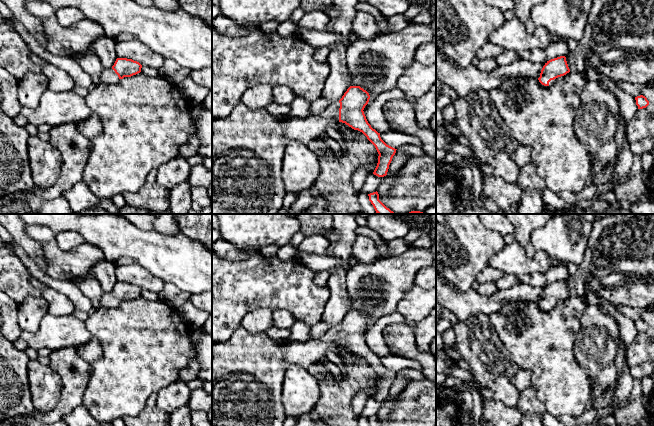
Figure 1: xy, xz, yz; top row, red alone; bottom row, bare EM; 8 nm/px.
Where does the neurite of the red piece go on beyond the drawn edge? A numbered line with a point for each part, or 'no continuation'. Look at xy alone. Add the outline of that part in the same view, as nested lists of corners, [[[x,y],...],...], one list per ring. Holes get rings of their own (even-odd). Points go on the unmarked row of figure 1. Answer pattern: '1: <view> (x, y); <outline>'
1: xy (108, 300); [[[103,292],[100,298],[99,307],[104,308],[116,308],[120,305],[118,299],[115,297],[115,295],[110,292]]]

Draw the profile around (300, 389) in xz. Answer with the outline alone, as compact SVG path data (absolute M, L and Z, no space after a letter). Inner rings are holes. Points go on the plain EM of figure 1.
M292 365L285 371L281 400L286 416L308 414L319 398L319 383L307 369Z

